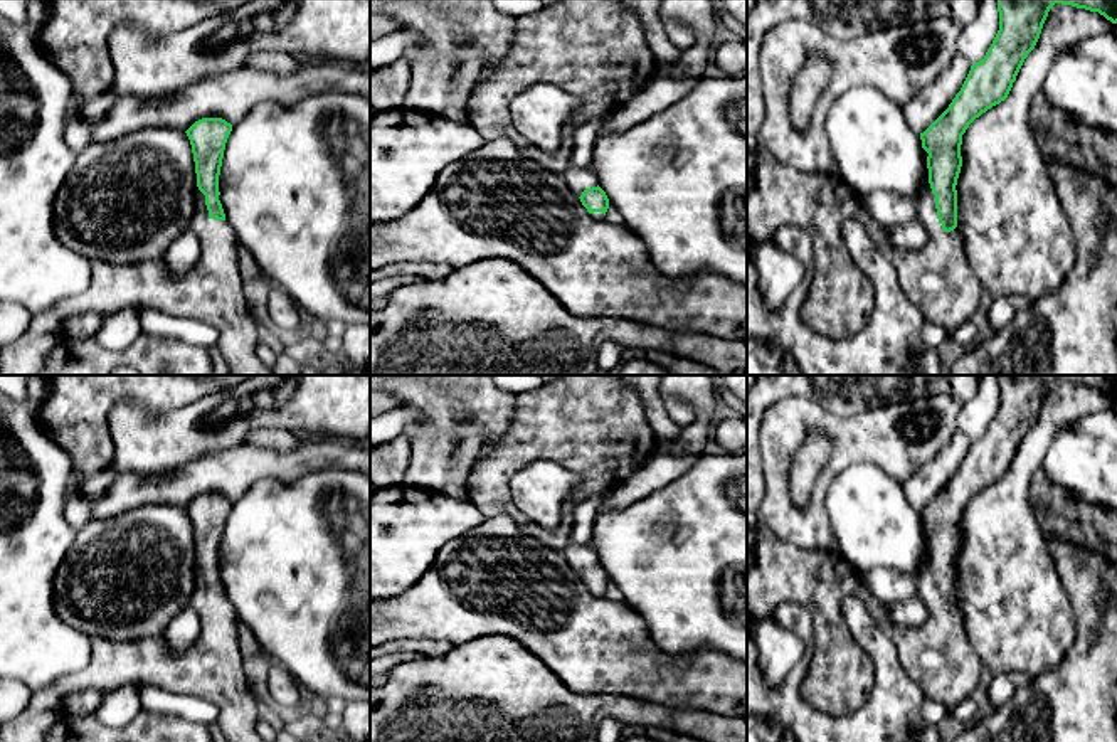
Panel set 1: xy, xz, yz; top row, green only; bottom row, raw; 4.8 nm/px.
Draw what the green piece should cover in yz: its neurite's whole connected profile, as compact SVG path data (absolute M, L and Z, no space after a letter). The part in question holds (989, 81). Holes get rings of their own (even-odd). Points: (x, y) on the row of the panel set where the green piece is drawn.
M998 0L999 30L982 61L971 71L949 108L920 133L927 158L929 182L915 199L917 219L929 234L924 249L900 249L888 242L887 225L876 222L839 175L807 173L784 167L764 150L755 151L755 182L747 195L747 239L752 242L776 242L782 224L806 231L813 241L814 278L802 305L802 321L816 333L841 340L861 333L873 311L875 291L871 281L853 261L844 241L843 224L858 220L875 246L897 269L900 288L924 320L942 326L949 337L971 320L981 301L981 289L964 249L962 229L957 222L957 178L962 167L961 145L969 125L993 106L1004 101L1016 76L1035 49L1050 8L1055 3L1098 12L1117 24L1117 0Z

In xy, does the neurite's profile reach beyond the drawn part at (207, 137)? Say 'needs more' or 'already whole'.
needs more

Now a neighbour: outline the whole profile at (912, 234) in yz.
M918 219L887 227L887 236L888 242L900 249L924 249L929 241L929 234Z

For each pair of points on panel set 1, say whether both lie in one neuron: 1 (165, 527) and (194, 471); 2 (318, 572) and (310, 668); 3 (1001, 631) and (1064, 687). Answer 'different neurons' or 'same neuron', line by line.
1: different neurons
2: same neuron
3: different neurons

